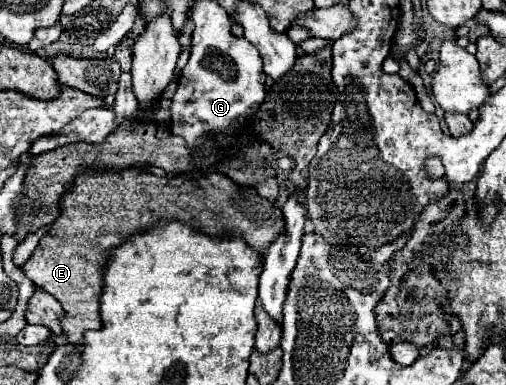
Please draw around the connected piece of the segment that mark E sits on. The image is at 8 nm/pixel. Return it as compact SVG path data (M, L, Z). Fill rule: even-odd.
M137 168L77 176L73 190L61 202L61 214L51 224L49 236L41 240L35 256L23 266L39 288L61 302L65 310L63 332L71 344L79 344L87 330L101 328L99 298L109 252L125 244L129 236L143 234L165 220L185 222L213 238L243 238L261 256L285 232L285 216L279 206L261 198L255 188L239 186L221 172L201 174L195 182L179 176L143 174Z

